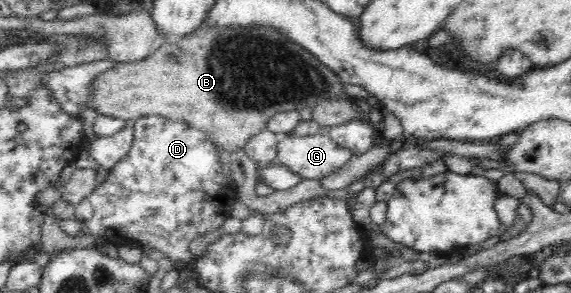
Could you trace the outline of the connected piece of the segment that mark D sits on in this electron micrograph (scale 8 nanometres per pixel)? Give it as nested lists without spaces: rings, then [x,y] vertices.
[[[147,115],[138,118],[135,121],[133,128],[134,143],[132,149],[130,149],[130,153],[110,169],[107,178],[105,178],[100,185],[96,186],[90,195],[87,195],[79,204],[75,205],[74,217],[76,221],[80,221],[81,223],[81,231],[78,234],[87,233],[87,235],[95,235],[96,237],[100,237],[100,239],[107,241],[109,244],[112,244],[115,248],[120,244],[125,245],[132,242],[141,243],[140,245],[145,245],[148,248],[156,249],[156,251],[164,253],[167,257],[166,262],[172,263],[176,269],[187,267],[192,261],[188,245],[194,241],[194,238],[197,238],[199,235],[204,235],[204,233],[208,233],[212,231],[212,229],[222,227],[222,223],[228,221],[228,219],[232,217],[232,205],[238,200],[238,186],[232,176],[228,178],[226,173],[222,173],[222,163],[220,162],[221,159],[219,158],[217,147],[210,141],[207,133],[196,129],[187,121],[174,121],[172,118]]]

